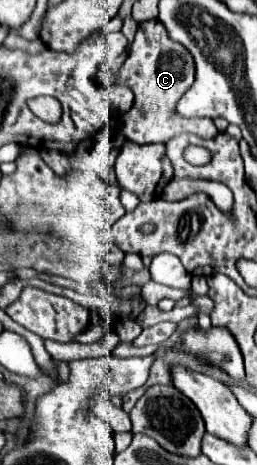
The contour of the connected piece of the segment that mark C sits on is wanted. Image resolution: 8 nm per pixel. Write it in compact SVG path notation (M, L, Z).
M150 19L138 25L132 49L120 69L118 83L124 83L134 93L134 105L122 117L122 133L138 145L166 143L172 135L196 133L204 139L212 139L218 133L214 123L202 123L202 119L184 119L176 115L176 103L194 83L194 59L180 45L168 39L164 25L158 19Z

